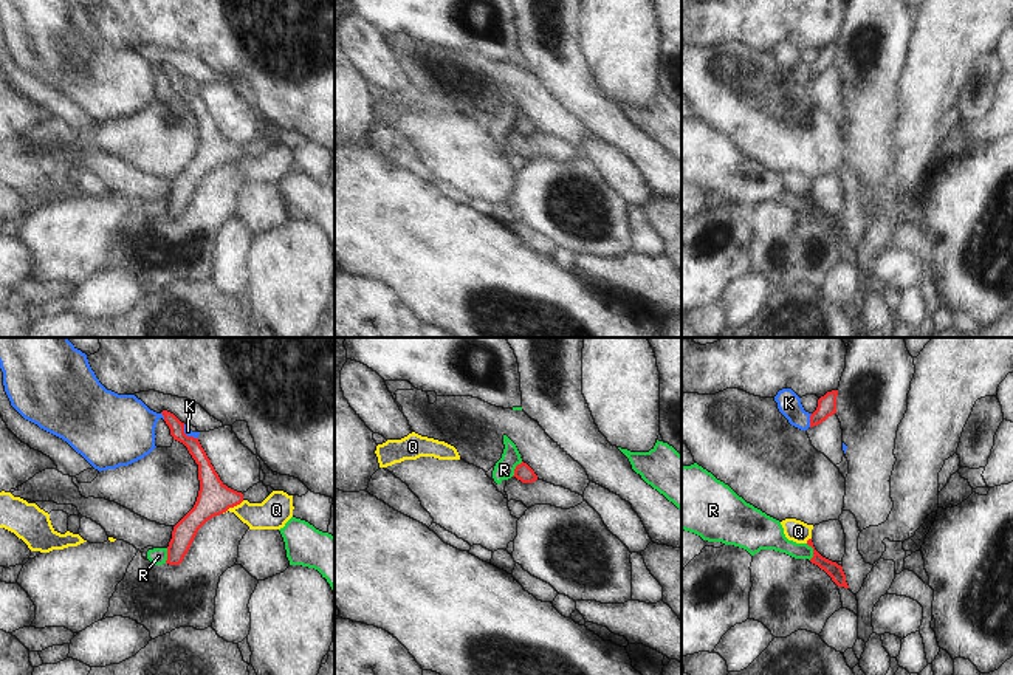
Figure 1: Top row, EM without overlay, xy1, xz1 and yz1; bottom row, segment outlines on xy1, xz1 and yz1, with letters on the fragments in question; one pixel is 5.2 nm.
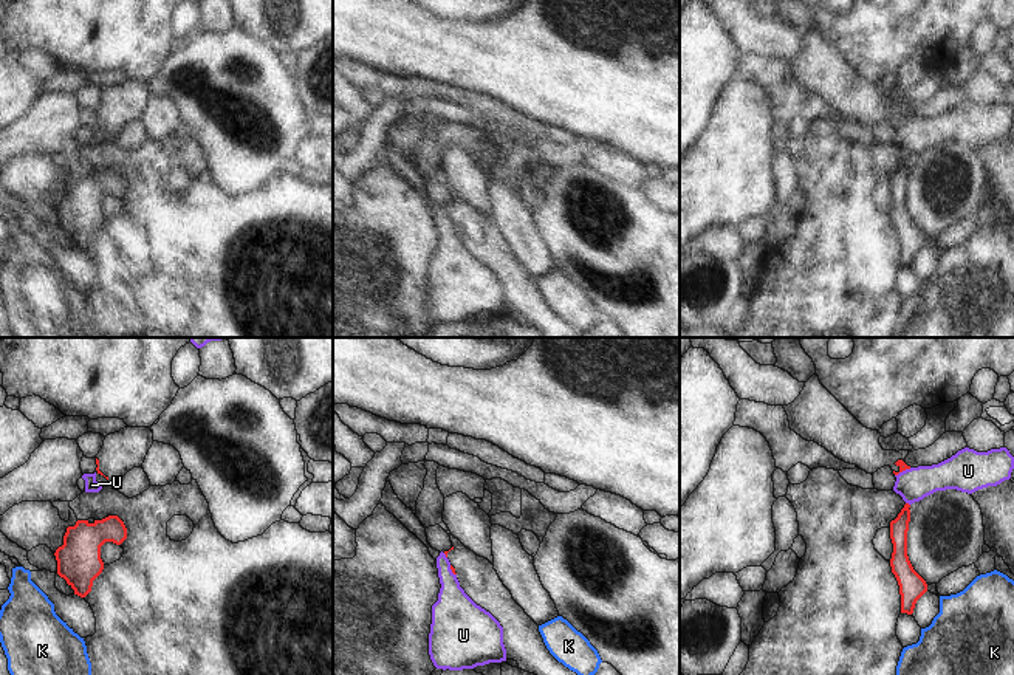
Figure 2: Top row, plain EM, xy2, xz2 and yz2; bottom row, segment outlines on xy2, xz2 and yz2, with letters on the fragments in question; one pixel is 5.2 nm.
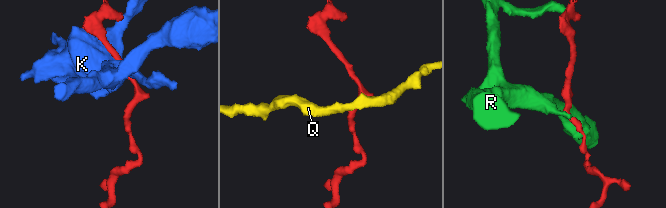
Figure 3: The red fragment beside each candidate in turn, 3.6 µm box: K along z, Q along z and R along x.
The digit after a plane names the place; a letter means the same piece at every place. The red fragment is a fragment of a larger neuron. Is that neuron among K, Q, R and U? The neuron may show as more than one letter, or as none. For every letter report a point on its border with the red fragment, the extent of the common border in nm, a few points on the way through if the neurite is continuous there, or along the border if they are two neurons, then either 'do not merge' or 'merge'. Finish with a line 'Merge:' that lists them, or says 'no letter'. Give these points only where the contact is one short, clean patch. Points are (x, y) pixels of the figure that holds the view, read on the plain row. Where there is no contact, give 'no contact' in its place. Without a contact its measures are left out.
K: yz1 (810, 73) | 70 nm | along yz1 (812, 67), (809, 79) | do not merge
Q: xy1 (233, 160) | 140 nm | along xy1 (243, 154), (222, 166) | do not merge
R: yz1 (813, 205) | 90 nm | along yz1 (806, 197), (812, 202), (810, 212) | do not merge
U: yz2 (907, 157) | 30 nm | along yz2 (906, 155), (909, 158) | do not merge
Merge: no letter

